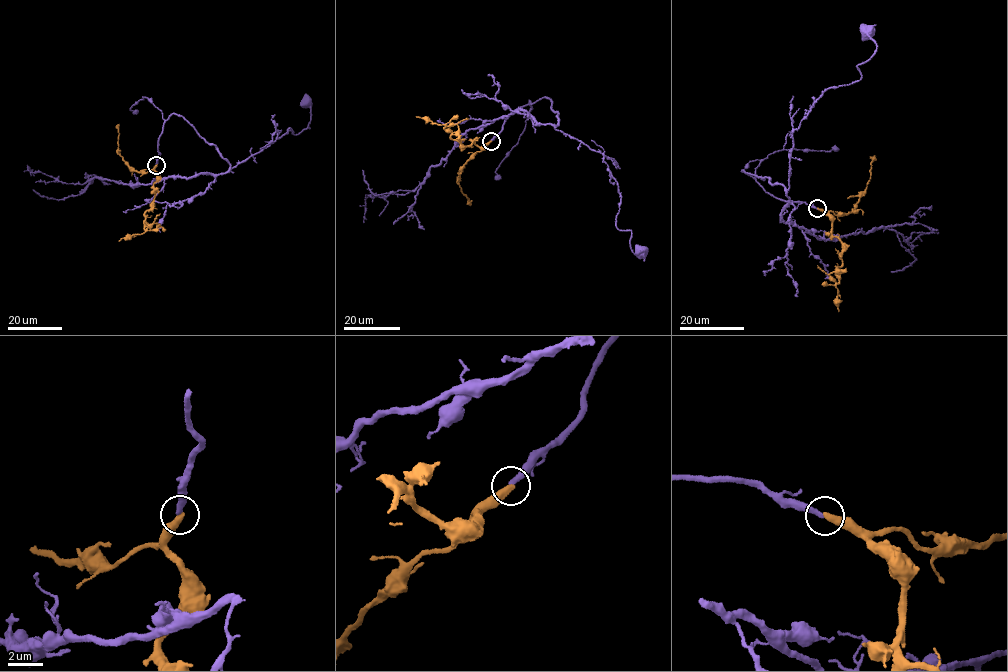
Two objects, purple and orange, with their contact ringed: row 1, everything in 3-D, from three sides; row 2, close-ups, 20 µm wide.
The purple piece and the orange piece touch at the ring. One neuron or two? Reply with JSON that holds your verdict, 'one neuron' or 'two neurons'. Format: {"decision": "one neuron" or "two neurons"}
{"decision": "one neuron"}

